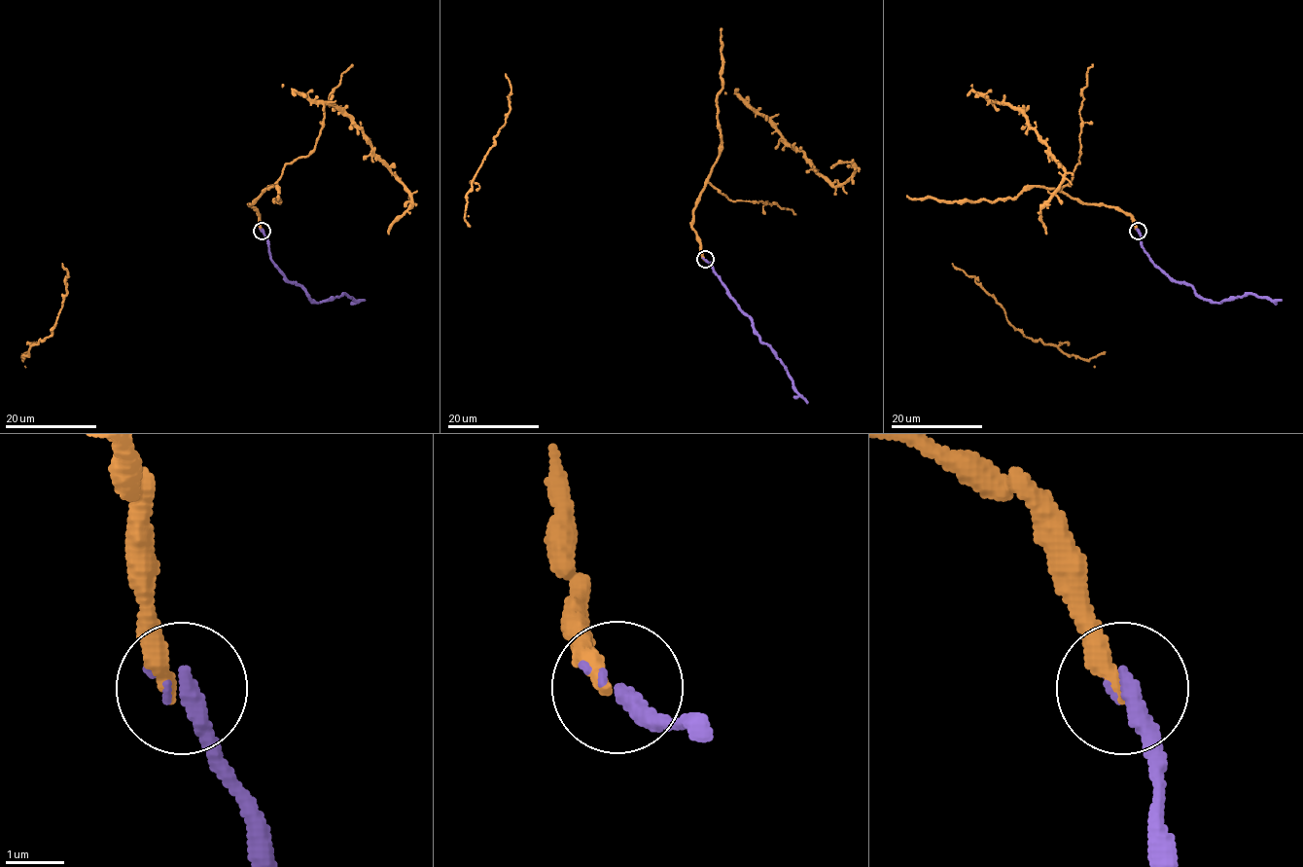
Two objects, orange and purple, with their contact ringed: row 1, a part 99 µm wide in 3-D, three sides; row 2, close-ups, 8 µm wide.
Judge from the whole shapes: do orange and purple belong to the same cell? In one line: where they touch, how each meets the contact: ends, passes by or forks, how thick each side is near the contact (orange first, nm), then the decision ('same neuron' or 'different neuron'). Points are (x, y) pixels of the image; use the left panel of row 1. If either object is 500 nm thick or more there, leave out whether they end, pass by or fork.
at (262, 231); orange ends there; purple passes by; 320 nm thick on the orange side, 220 nm on the other; same neuron

